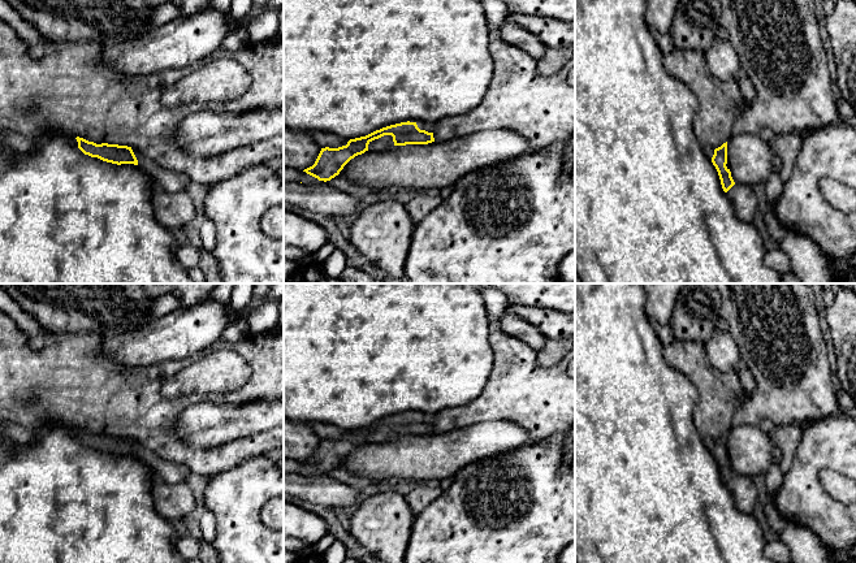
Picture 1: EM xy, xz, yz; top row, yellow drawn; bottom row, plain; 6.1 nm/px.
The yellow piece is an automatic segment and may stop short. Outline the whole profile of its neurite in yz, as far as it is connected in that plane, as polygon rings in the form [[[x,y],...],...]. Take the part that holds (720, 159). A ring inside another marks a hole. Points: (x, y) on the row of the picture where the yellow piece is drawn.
[[[727,142],[716,150],[709,146],[702,147],[702,152],[716,166],[719,179],[721,179],[722,189],[725,192],[727,192],[735,185],[735,182],[731,177],[731,172],[726,166],[726,164],[727,164]]]

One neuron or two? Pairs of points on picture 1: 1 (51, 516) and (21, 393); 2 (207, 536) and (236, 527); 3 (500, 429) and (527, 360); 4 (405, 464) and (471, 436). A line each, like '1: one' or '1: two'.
1: two
2: two
3: two
4: one

